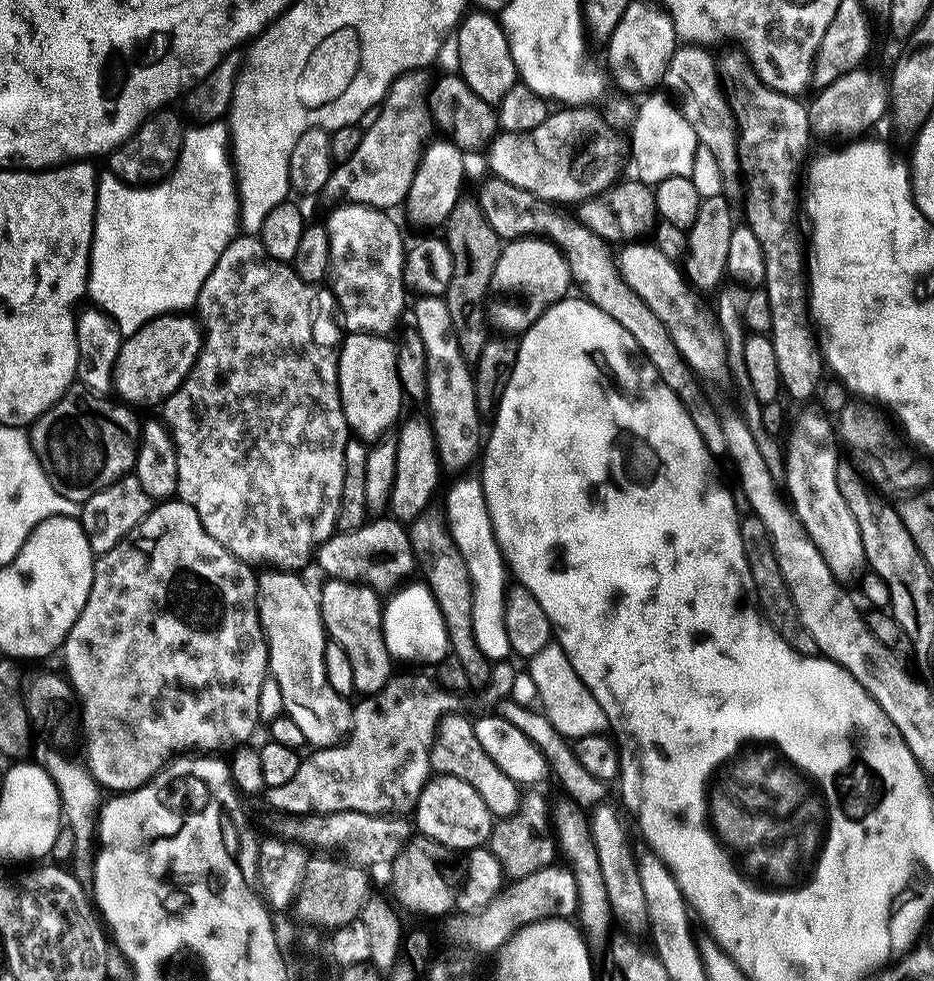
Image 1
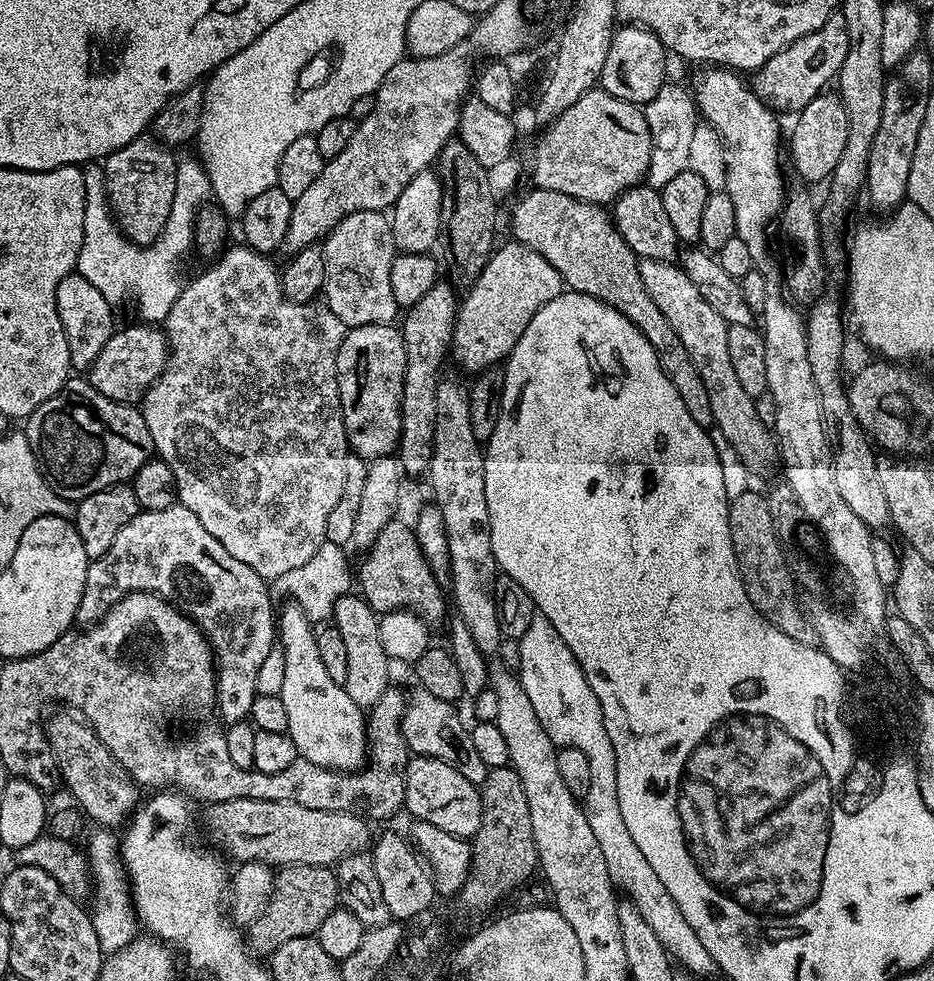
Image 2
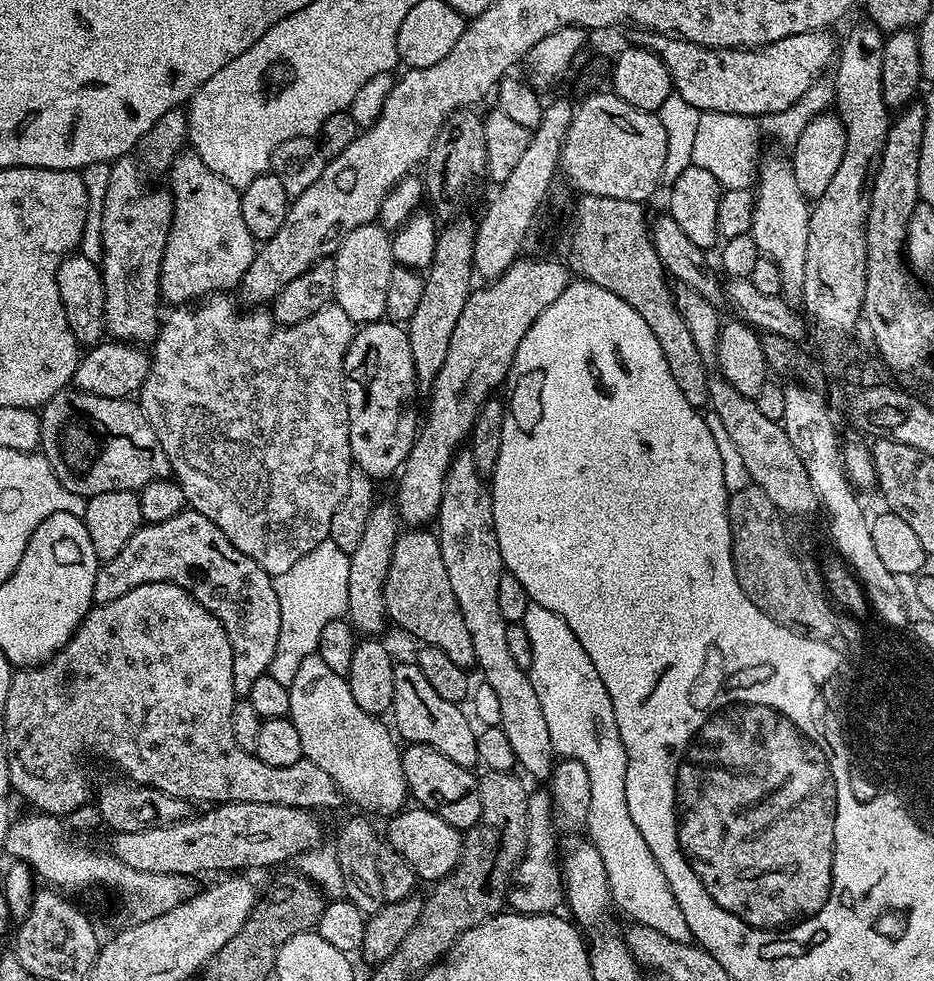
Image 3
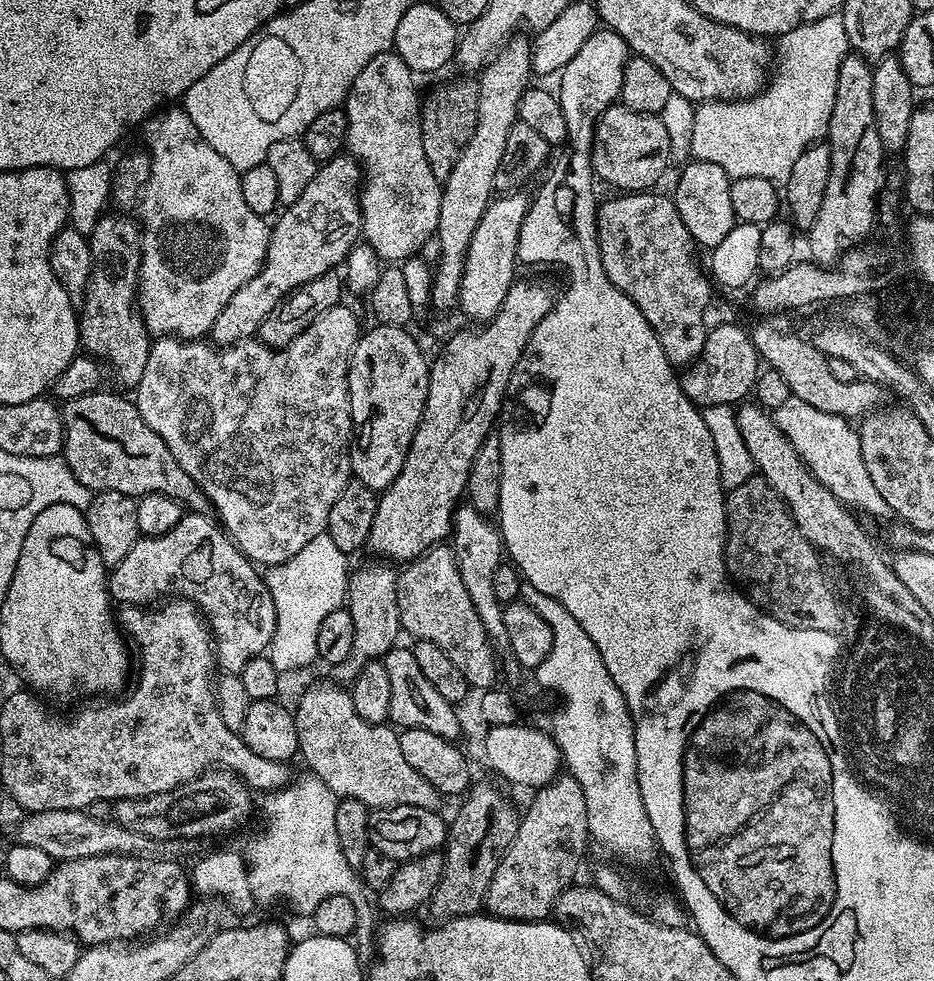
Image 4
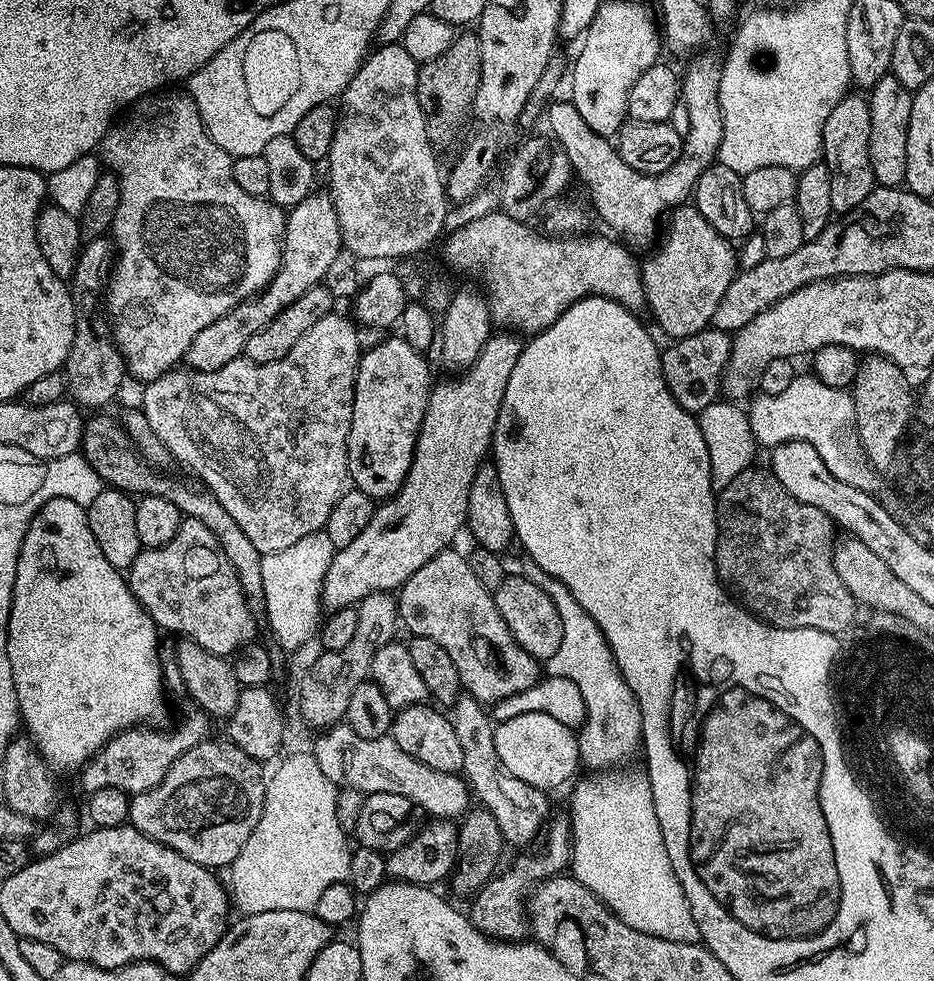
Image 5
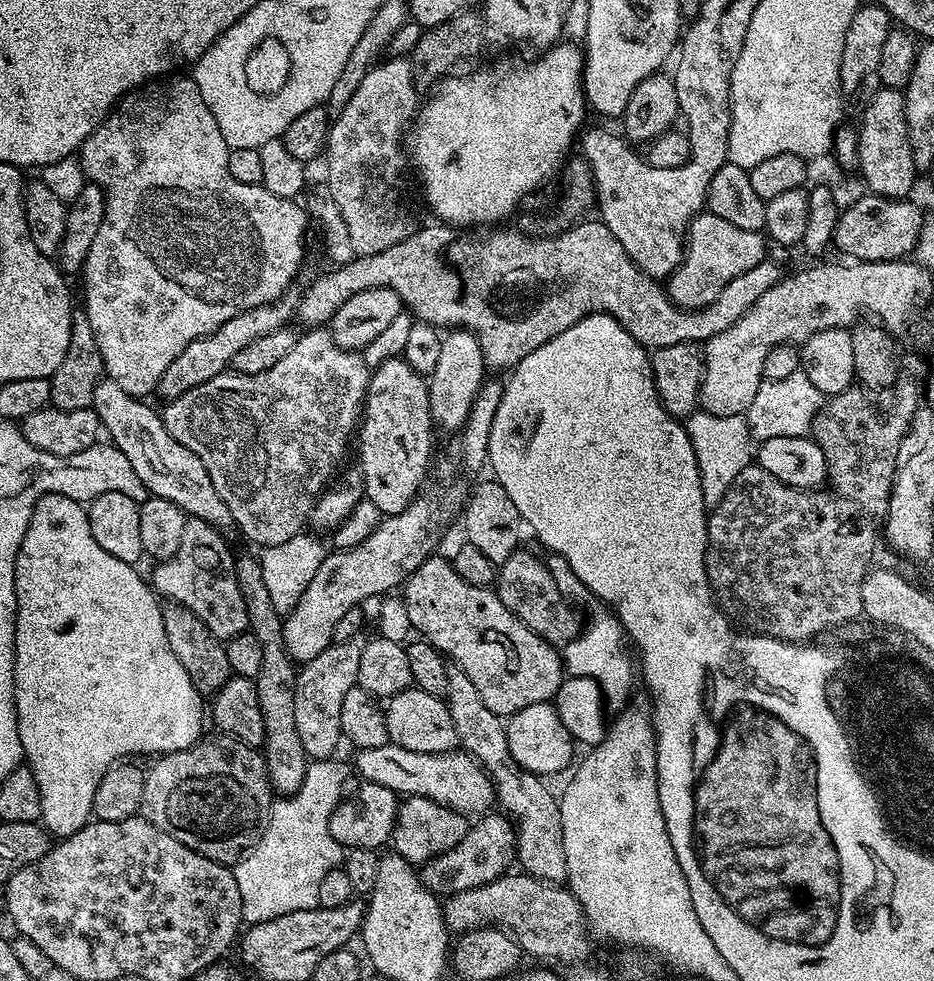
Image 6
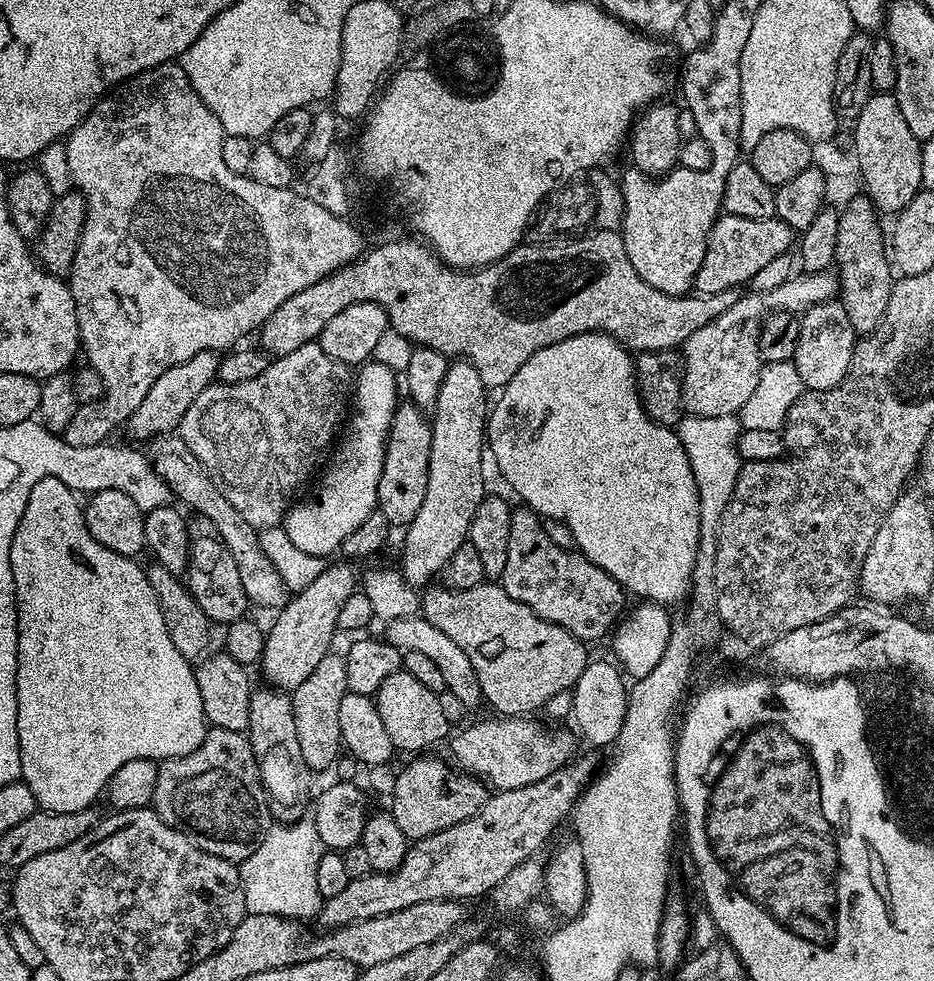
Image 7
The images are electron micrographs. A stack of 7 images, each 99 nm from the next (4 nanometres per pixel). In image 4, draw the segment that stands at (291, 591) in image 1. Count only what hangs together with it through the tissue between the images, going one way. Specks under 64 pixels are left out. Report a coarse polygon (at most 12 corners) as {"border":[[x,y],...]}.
{"border":[[351,691],[294,704],[299,755],[336,797],[437,811],[397,729],[358,718]]}

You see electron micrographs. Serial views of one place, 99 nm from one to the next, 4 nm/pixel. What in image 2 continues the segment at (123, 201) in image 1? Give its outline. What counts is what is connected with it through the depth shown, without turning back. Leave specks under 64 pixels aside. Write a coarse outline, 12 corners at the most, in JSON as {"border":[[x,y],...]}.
{"border":[[181,159],[164,235],[141,246],[88,186],[76,272],[114,306],[167,321],[186,285],[183,256],[213,191]]}

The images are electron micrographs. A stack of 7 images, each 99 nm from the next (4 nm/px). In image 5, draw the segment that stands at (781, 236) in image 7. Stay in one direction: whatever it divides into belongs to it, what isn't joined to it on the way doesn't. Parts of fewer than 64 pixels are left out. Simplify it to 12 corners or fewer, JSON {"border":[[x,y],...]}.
{"border":[[691,203],[643,261],[668,338],[712,324],[737,274],[733,241]]}

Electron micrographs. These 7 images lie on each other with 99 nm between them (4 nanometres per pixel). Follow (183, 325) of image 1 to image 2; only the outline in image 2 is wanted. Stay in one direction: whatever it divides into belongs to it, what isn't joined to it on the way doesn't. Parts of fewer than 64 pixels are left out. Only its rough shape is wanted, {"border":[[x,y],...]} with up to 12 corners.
{"border":[[151,323],[113,332],[87,383],[135,405],[169,367]]}

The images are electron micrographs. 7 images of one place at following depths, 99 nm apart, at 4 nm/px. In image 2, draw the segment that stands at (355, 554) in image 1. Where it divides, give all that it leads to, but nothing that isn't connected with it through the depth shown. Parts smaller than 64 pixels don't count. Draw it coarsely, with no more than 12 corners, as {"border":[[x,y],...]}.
{"border":[[391,520],[358,588],[378,614],[447,610],[411,523]]}

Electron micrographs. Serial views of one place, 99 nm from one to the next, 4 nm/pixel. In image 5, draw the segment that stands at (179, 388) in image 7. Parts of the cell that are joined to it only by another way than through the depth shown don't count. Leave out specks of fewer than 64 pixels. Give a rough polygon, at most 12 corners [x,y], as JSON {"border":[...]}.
{"border":[[332,197],[287,213],[284,258],[259,296],[194,334],[187,367],[222,370],[321,283],[343,248]]}

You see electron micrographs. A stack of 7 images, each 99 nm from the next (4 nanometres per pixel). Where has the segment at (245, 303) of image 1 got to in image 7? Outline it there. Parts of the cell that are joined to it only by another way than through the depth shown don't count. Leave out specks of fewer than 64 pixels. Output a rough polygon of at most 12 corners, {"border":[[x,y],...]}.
{"border":[[319,342],[213,382],[178,432],[258,530],[337,439]]}

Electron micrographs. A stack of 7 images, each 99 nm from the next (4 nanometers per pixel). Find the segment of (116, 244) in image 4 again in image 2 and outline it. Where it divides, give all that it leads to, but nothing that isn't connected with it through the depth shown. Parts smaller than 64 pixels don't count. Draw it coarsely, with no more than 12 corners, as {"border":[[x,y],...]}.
{"border":[[145,134],[111,152],[106,194],[121,231],[156,243],[178,156]]}

